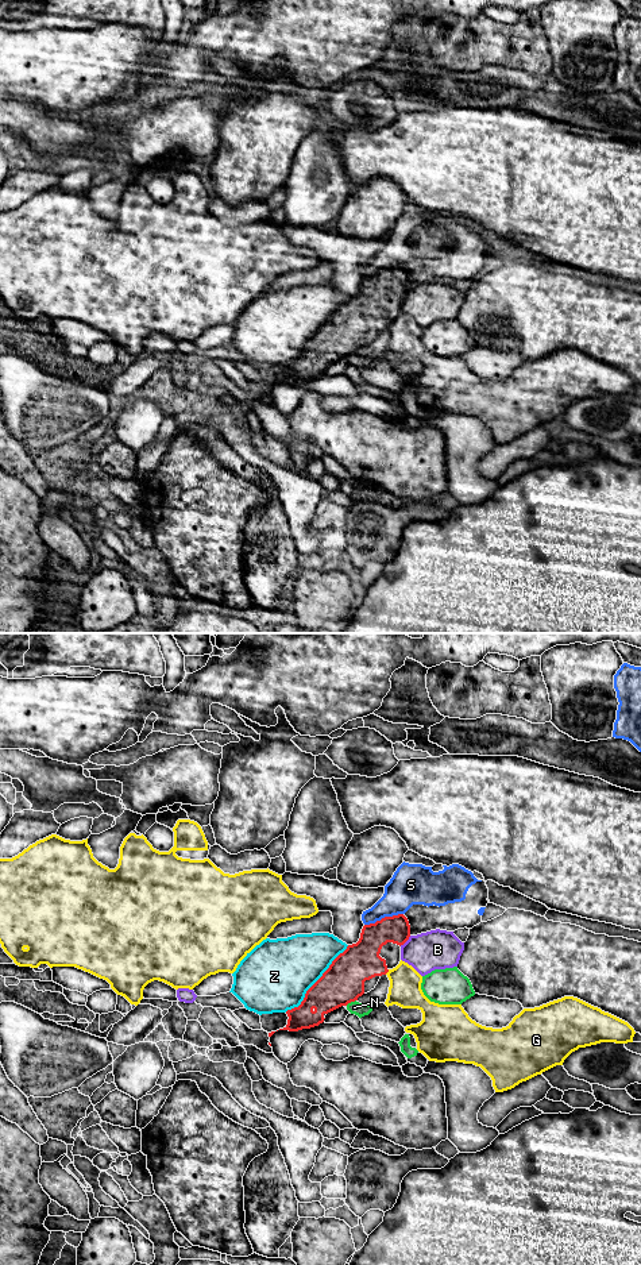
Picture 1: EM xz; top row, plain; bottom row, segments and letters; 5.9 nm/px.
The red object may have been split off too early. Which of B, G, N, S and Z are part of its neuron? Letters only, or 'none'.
none

